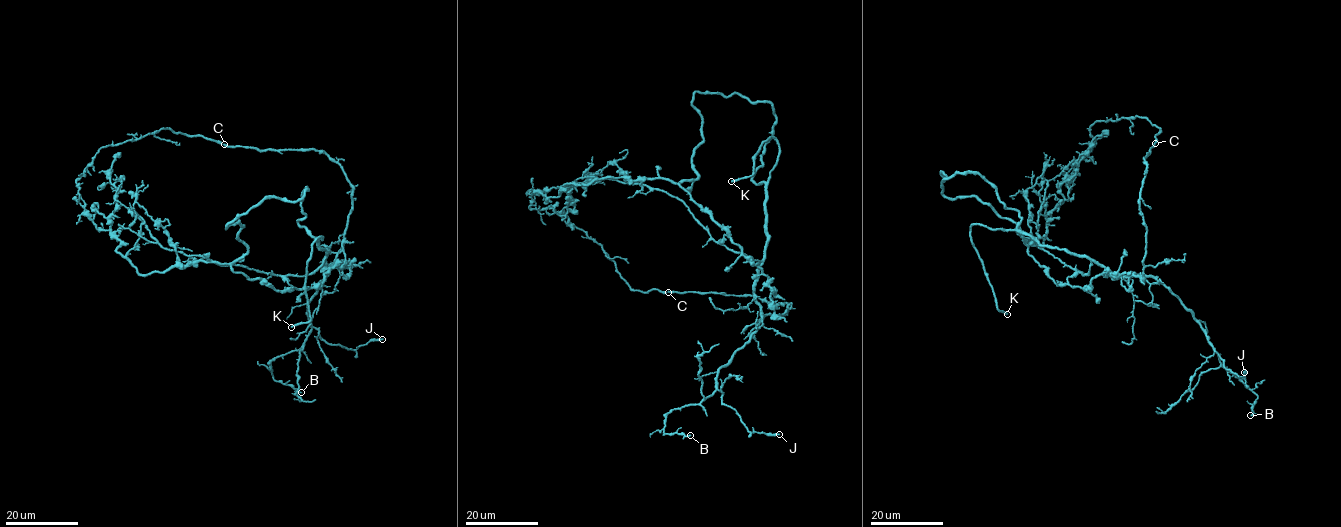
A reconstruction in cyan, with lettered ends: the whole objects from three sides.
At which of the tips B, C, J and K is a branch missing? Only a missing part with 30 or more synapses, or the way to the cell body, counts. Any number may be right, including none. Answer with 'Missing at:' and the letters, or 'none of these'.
Missing at: K

